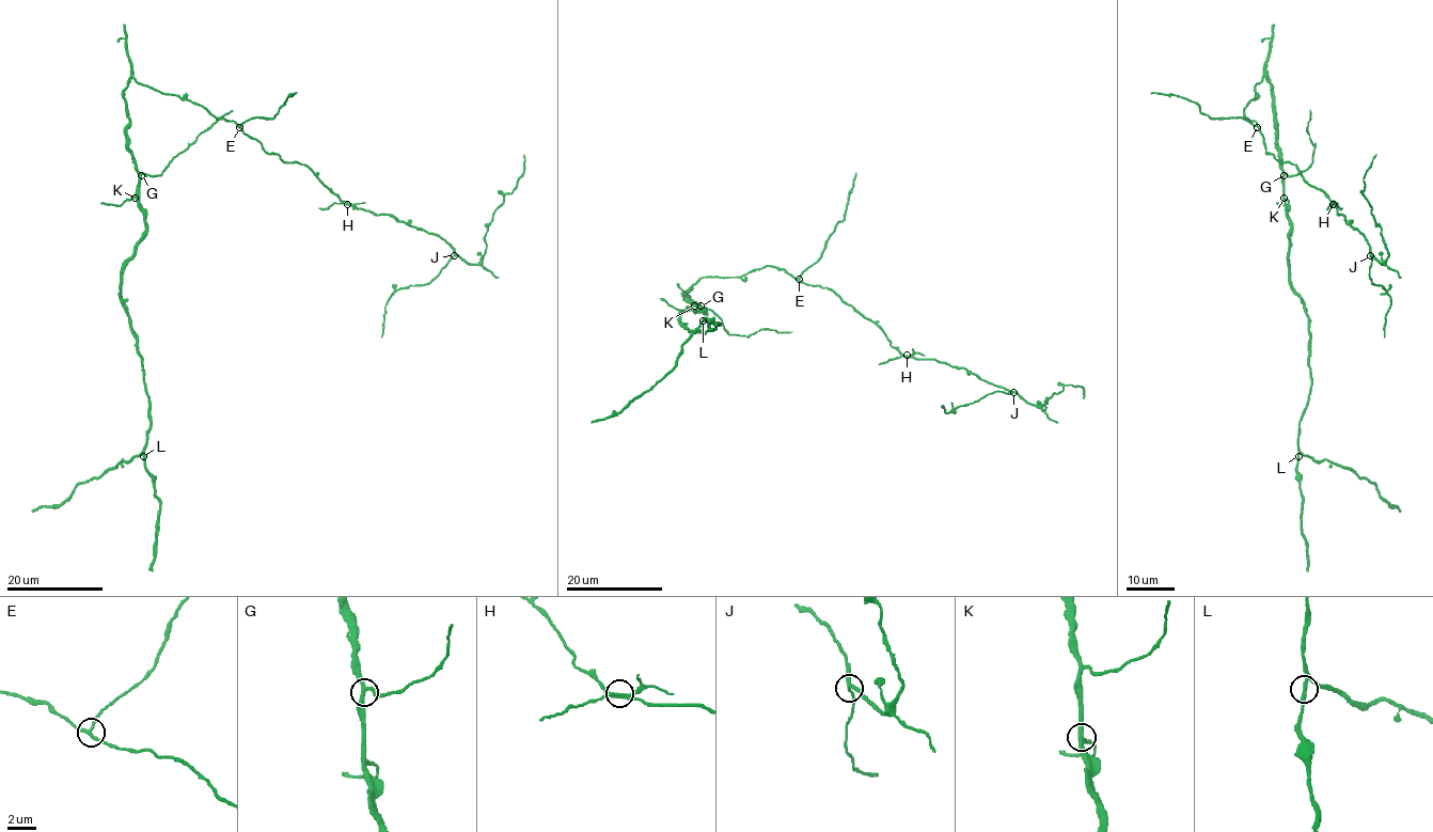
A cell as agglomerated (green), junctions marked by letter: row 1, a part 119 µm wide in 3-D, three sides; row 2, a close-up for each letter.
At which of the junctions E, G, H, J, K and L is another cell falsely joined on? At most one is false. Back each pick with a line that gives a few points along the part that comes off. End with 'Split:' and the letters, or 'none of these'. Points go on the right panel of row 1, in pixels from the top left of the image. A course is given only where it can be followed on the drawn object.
Split: H

